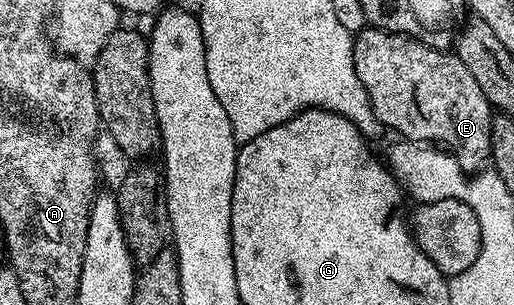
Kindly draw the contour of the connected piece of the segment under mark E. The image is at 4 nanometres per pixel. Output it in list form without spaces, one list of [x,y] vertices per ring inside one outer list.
[[[364,28],[354,35],[355,47],[353,48],[353,60],[355,61],[355,71],[357,72],[357,80],[361,80],[361,84],[367,98],[371,101],[371,111],[377,116],[377,120],[384,128],[396,130],[400,139],[408,142],[421,142],[429,146],[434,146],[436,151],[446,152],[463,167],[467,172],[478,172],[488,165],[491,153],[491,119],[493,117],[493,107],[487,101],[485,92],[481,92],[481,88],[477,85],[477,80],[473,80],[473,76],[469,72],[469,68],[465,68],[465,64],[461,64],[461,60],[455,57],[454,53],[446,50],[434,50],[421,42],[416,42],[403,34],[391,34],[388,30],[377,30],[374,28]]]

